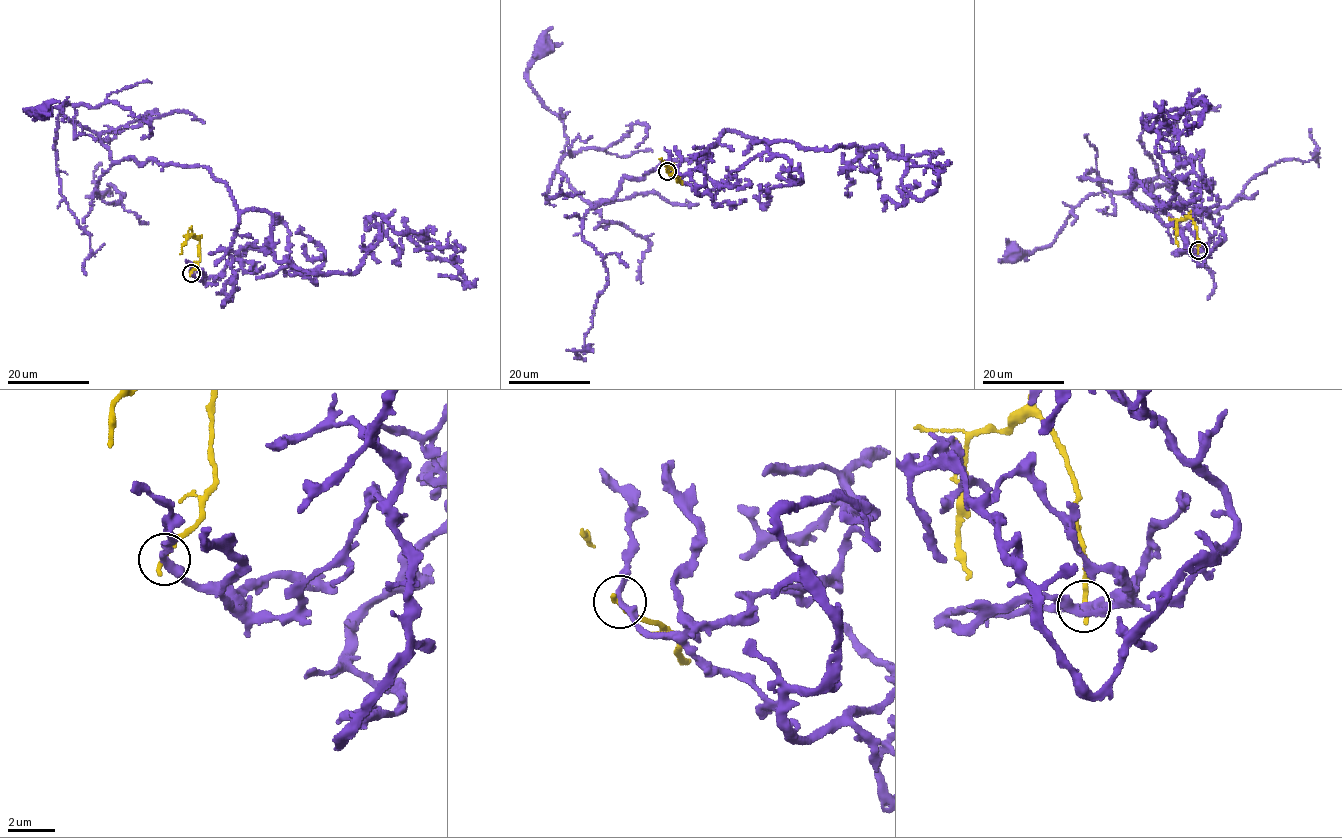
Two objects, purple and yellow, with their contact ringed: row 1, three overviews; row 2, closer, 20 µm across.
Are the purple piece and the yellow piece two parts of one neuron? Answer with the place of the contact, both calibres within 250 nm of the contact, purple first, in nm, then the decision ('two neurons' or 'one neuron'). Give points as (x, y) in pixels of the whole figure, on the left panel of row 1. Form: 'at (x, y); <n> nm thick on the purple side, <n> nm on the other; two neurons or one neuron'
at (191, 273); 260 nm thick on the purple side, 280 nm on the other; two neurons

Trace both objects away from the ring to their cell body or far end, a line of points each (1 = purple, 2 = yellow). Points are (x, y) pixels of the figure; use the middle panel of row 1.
1: (667, 171), (704, 166), (722, 130), (597, 206), (571, 187), (563, 121), (526, 73), (546, 48)
2: (667, 171), (677, 177), (678, 182), (661, 158)

